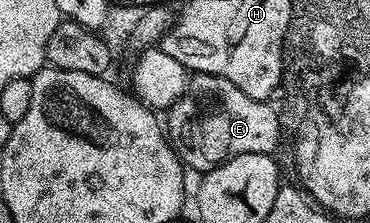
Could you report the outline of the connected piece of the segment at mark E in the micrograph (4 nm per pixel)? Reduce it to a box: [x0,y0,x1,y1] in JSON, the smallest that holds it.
[166,74,280,173]

